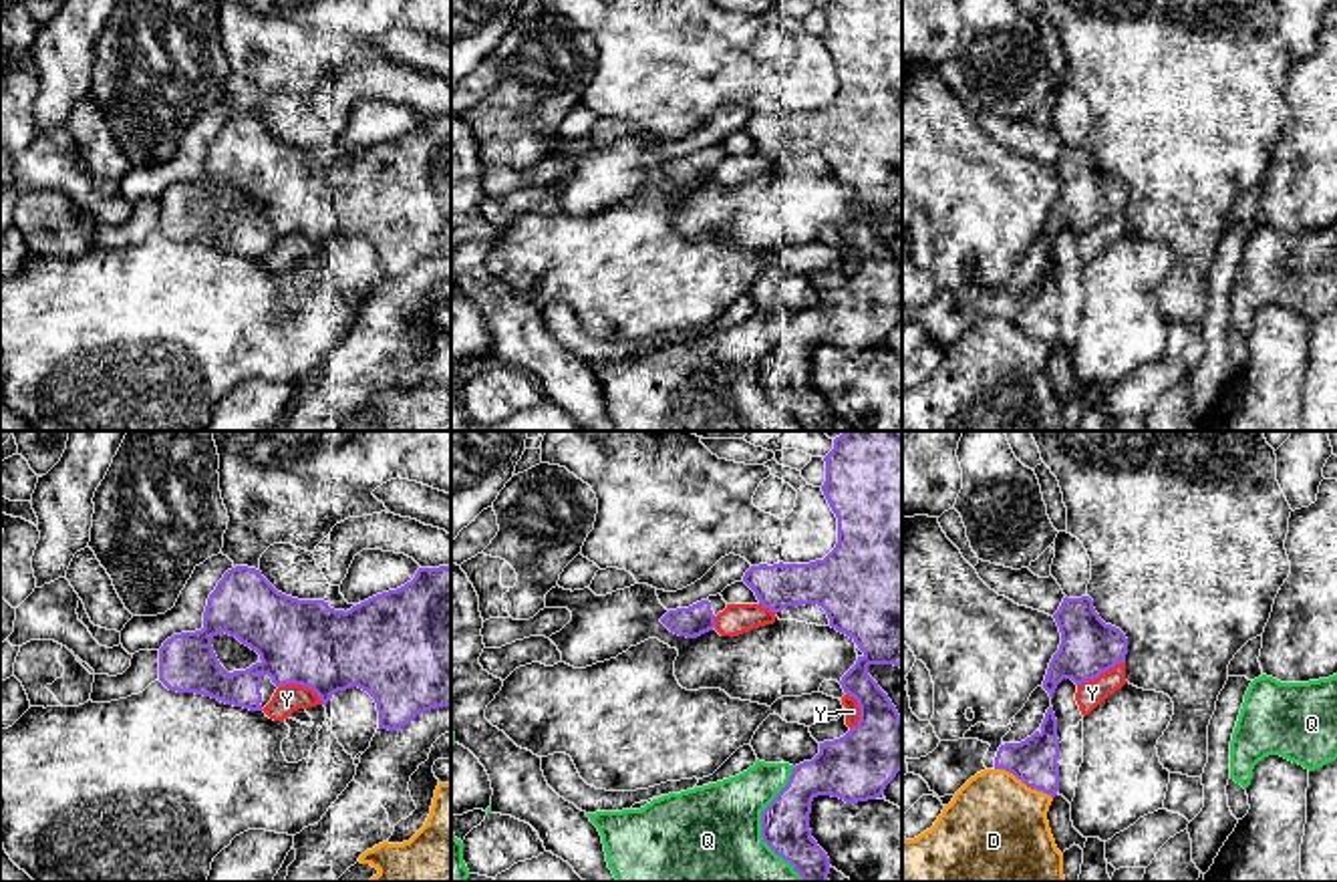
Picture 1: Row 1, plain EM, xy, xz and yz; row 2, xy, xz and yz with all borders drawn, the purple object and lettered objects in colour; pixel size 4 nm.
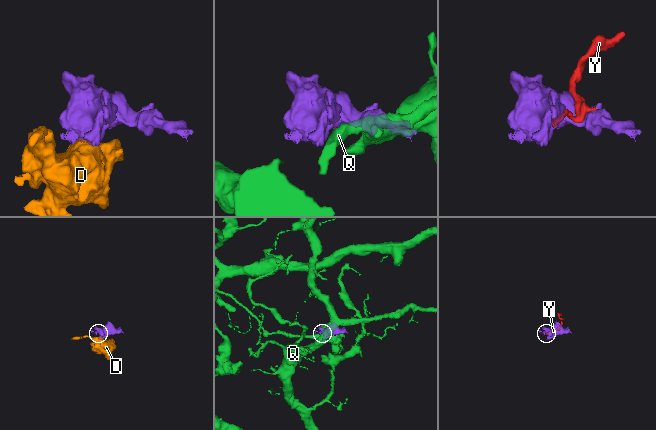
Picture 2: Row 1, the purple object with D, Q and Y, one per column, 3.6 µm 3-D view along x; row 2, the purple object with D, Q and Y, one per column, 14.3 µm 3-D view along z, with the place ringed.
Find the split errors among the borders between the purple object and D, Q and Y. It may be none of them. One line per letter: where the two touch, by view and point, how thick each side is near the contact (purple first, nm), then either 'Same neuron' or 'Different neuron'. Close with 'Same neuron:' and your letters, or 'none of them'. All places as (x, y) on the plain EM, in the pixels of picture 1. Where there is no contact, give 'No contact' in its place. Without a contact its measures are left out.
D: Touches purple at yz (1023, 331). Thickness 180 nm (purple) against 440 nm. Different neuron
Q: Touches purple at xz (762, 375). Thickness 190 nm (purple) against 480 nm. Different neuron
Y: Touches purple at xy (303, 234). Thickness 340 nm (purple) against 120 nm. Different neuron
Same neuron: none of them

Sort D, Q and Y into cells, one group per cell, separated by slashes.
D Q / Y

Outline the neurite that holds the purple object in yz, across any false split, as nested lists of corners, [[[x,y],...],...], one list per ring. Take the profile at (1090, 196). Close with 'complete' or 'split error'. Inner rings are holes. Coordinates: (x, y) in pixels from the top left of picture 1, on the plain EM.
[[[1065,145],[1053,167],[1061,181],[1061,193],[1043,230],[1051,248],[1063,228],[1083,234],[1126,211],[1126,183],[1099,167],[1089,145]]]; complete

